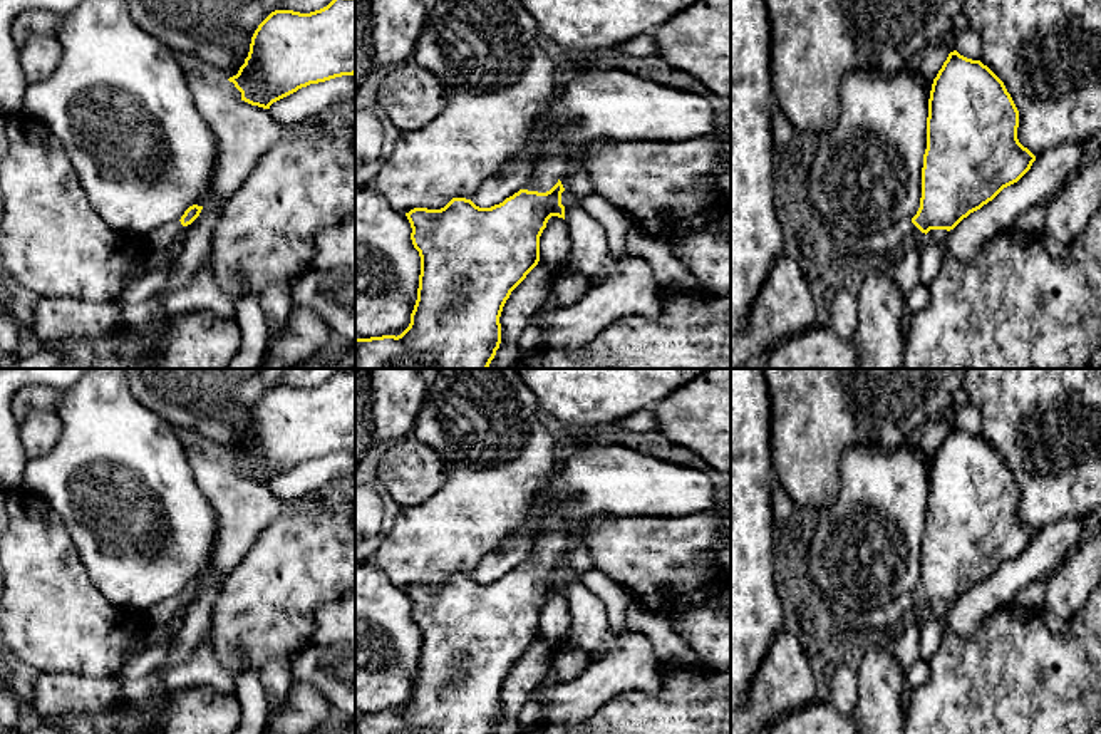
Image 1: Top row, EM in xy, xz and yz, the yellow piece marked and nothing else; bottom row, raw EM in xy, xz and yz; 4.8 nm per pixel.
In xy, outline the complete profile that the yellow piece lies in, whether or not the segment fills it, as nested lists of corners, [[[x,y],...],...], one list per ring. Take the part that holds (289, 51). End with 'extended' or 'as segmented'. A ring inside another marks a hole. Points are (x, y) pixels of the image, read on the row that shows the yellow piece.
[[[332,0],[327,7],[300,13],[271,12],[255,30],[248,57],[228,80],[241,92],[241,101],[270,106],[302,87],[355,74],[355,0]]]; as segmented

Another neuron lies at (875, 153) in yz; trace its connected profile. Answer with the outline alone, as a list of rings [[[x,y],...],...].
[[[905,67],[885,75],[878,70],[853,70],[840,87],[840,119],[833,131],[819,136],[818,152],[808,169],[808,204],[816,220],[838,236],[858,240],[886,231],[897,223],[895,203],[900,203],[900,221],[912,220],[922,198],[922,168],[927,149],[927,117],[932,87],[927,87],[917,69]]]

